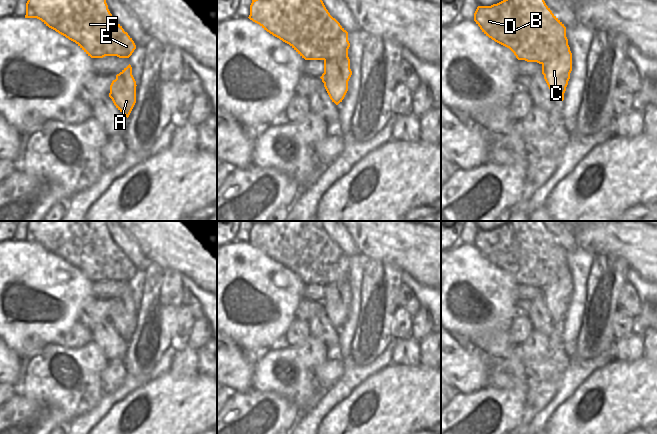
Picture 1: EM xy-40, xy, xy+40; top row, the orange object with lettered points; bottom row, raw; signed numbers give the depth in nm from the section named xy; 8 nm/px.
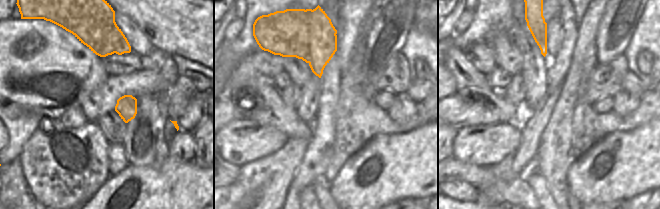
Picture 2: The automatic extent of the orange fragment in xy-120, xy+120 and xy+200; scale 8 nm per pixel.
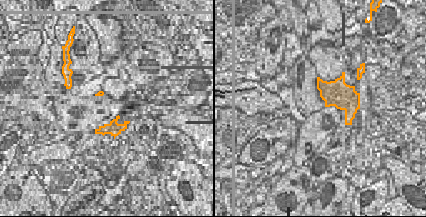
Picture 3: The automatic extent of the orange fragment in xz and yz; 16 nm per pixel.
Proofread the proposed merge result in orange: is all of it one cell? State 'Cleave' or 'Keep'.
Cleave

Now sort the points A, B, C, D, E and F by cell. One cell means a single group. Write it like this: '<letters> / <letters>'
A C / B D E F

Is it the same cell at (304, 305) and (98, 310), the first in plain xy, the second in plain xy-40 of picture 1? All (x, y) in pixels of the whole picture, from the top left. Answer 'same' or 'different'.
same

